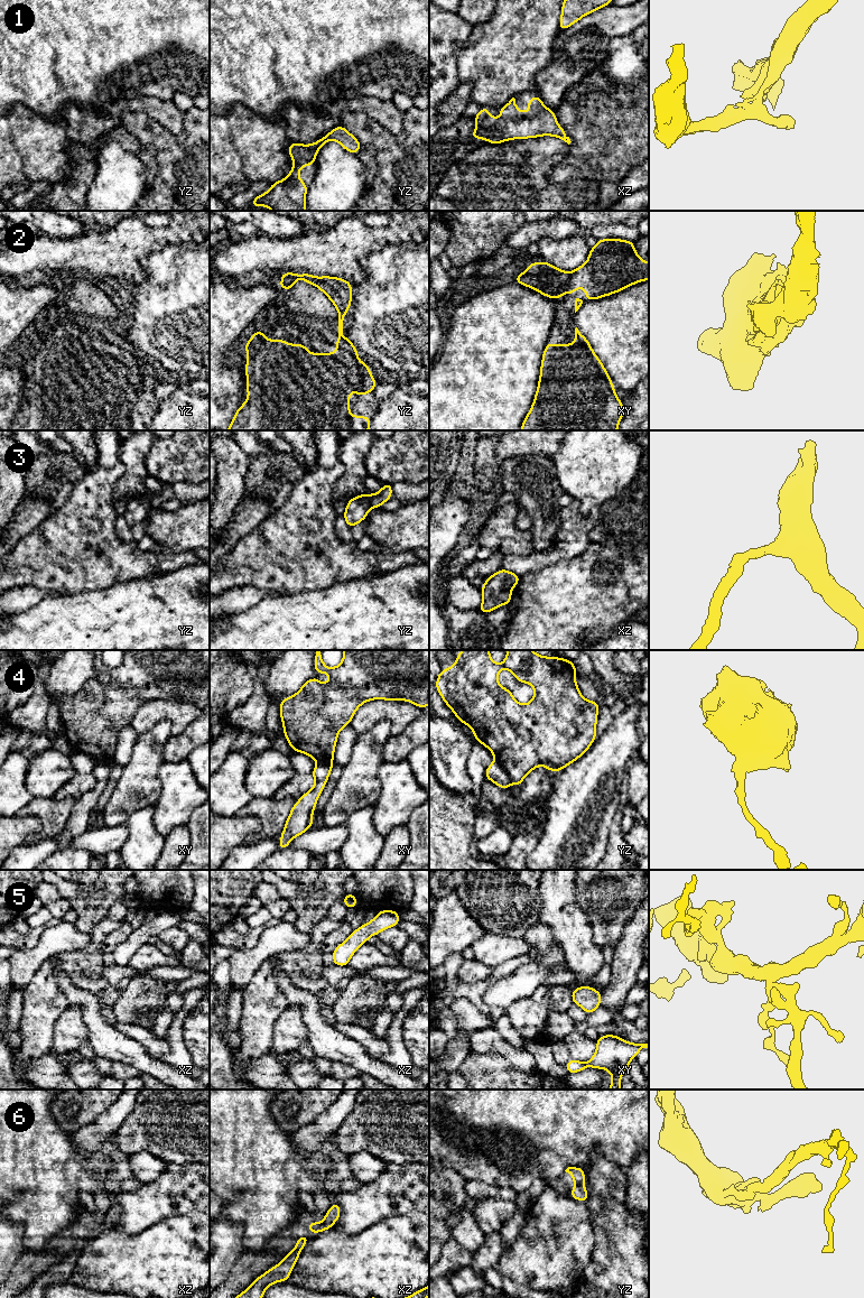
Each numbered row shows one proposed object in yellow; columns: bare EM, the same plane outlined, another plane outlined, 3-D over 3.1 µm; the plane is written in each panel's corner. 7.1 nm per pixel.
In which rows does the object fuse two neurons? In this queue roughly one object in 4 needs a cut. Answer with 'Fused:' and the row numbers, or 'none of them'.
Fused: 4

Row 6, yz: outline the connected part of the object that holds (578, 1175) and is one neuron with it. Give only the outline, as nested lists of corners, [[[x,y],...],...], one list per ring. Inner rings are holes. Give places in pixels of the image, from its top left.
[[[568,1167],[566,1172],[570,1174],[576,1186],[570,1190],[570,1197],[580,1202],[587,1202],[588,1193],[584,1186],[585,1171],[579,1167]]]

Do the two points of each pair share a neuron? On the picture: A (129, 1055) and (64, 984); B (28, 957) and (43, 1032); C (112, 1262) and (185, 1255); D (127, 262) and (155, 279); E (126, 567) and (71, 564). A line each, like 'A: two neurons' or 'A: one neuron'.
A: one neuron
B: two neurons
C: one neuron
D: two neurons
E: one neuron

